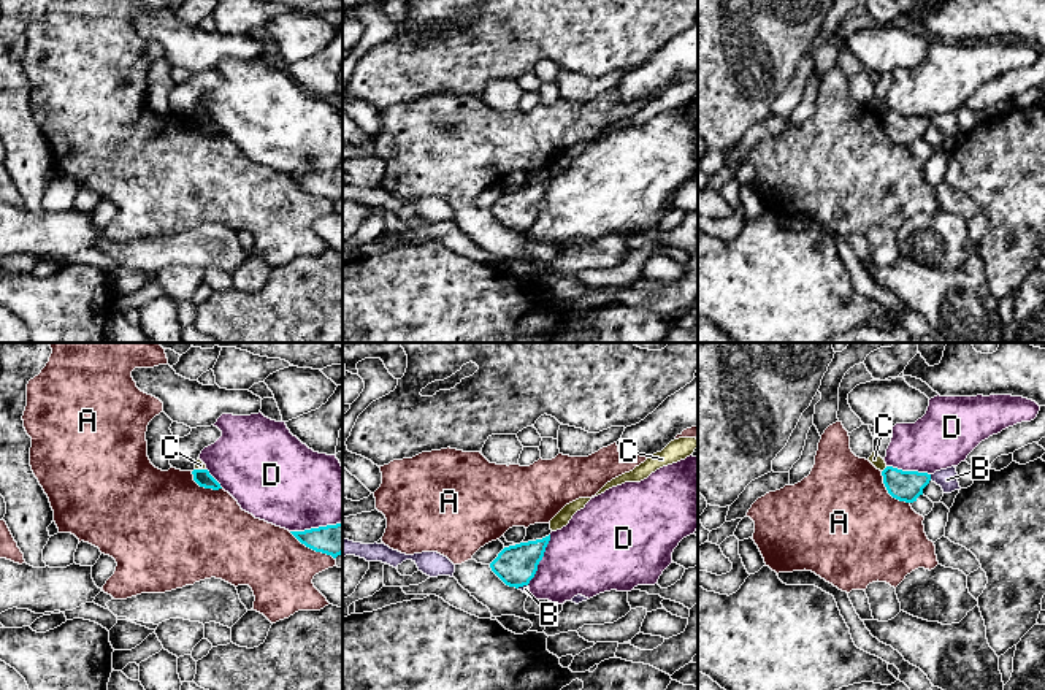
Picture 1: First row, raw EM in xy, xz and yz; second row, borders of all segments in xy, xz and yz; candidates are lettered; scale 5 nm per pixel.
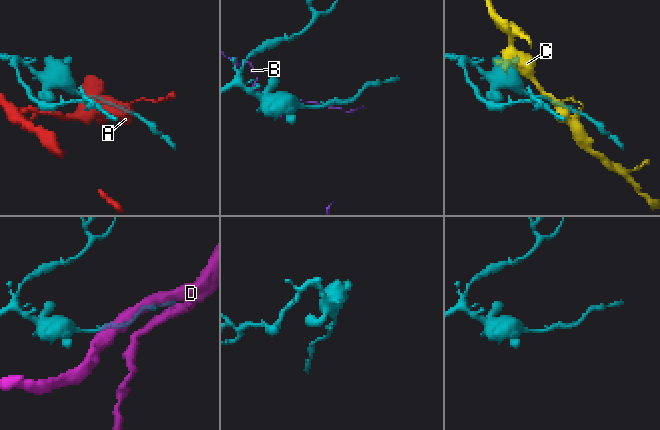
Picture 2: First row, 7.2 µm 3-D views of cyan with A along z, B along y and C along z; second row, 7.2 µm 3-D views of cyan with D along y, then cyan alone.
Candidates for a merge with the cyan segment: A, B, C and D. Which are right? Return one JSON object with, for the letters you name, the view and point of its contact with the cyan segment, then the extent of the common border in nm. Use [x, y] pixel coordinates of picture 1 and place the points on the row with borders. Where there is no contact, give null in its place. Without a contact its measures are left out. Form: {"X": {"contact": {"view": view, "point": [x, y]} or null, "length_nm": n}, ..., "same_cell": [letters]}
{"same_cell": []}

